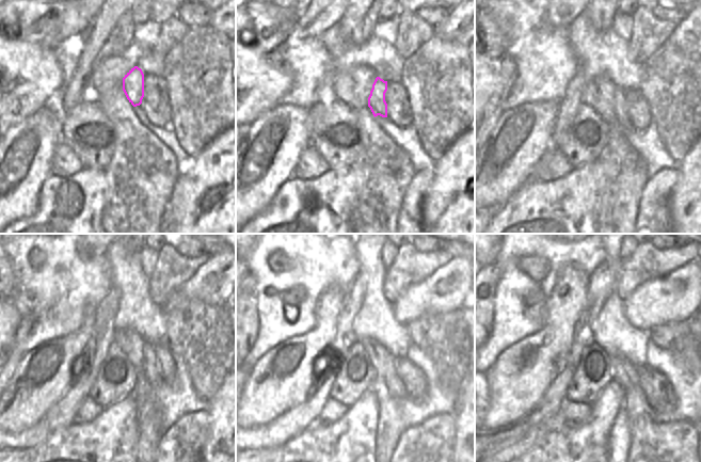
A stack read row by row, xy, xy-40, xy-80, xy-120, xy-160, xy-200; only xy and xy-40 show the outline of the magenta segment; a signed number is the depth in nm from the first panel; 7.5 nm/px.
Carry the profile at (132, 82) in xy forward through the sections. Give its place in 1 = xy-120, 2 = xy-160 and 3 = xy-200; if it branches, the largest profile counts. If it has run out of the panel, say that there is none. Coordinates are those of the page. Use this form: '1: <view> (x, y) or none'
1: xy-120 (149, 370)
2: xy-160 (397, 391)
3: xy-200 (658, 450)

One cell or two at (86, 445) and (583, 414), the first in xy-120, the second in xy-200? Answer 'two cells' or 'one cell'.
two cells

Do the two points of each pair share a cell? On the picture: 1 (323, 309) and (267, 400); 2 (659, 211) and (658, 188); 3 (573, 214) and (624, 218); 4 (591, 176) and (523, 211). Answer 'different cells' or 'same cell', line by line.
1: same cell
2: same cell
3: different cells
4: same cell

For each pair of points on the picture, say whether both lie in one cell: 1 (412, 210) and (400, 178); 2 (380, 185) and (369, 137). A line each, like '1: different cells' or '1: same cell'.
1: different cells
2: same cell

